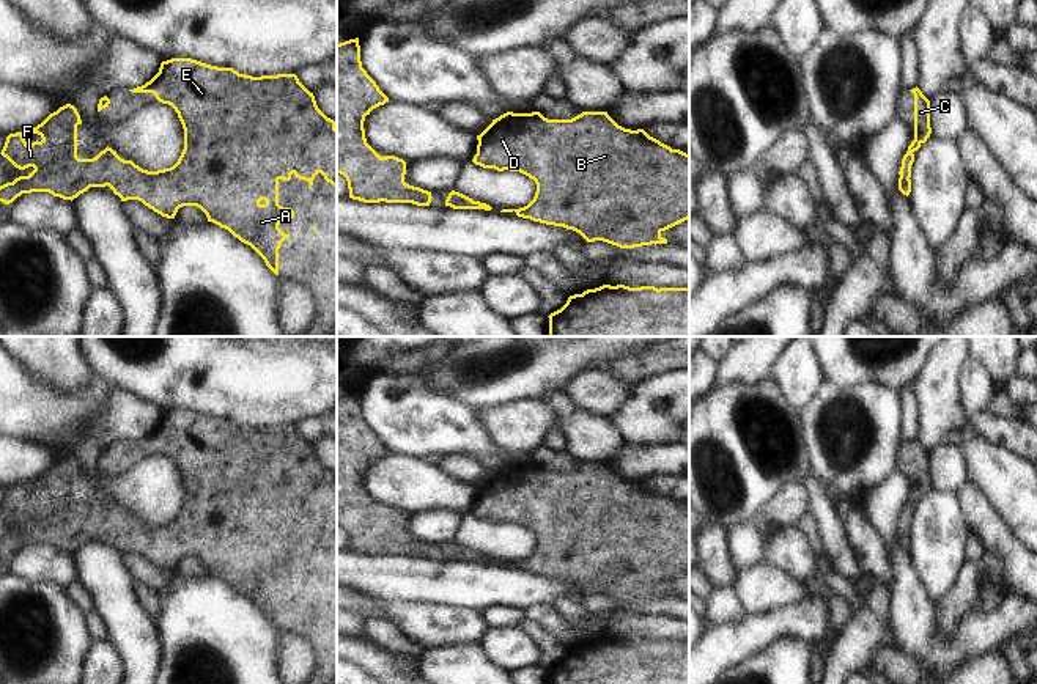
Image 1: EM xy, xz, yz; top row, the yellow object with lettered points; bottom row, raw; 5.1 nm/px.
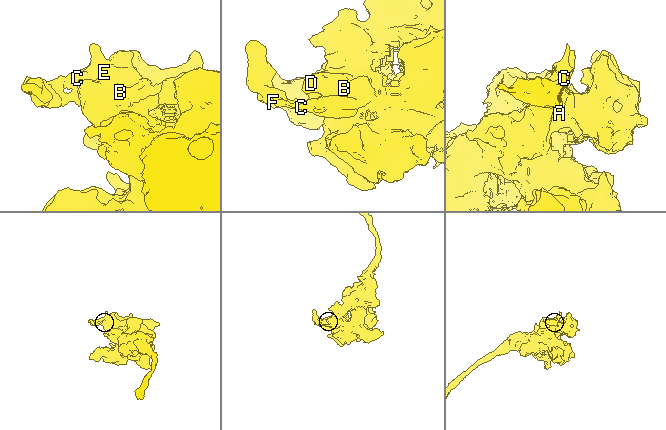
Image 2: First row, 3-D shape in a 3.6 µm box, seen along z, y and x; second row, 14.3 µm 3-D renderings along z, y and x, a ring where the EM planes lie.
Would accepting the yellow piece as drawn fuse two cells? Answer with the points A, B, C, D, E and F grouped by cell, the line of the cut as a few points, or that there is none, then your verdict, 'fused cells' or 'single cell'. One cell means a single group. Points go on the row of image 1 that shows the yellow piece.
groups A B C D E F; cut none; single cell

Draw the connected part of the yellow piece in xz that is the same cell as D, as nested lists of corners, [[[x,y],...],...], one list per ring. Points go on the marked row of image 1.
[[[507,112],[493,120],[477,140],[475,165],[519,171],[537,184],[527,206],[500,212],[515,211],[522,219],[573,230],[587,242],[603,241],[620,248],[667,244],[661,233],[689,219],[689,154],[672,149],[644,129],[618,126],[607,112],[582,112],[571,120],[548,120],[540,112]]]

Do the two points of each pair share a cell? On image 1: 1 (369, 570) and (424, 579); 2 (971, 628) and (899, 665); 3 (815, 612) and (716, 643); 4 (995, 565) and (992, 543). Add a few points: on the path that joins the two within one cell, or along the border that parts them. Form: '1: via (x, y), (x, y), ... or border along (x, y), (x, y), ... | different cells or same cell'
1: via (383, 576), (409, 579) | same cell
2: border along (888, 642), (907, 651), (926, 667) | different cells
3: via (790, 621), (760, 629), (741, 640) | same cell
4: border along (985, 549), (1000, 558), (1011, 587) | different cells

